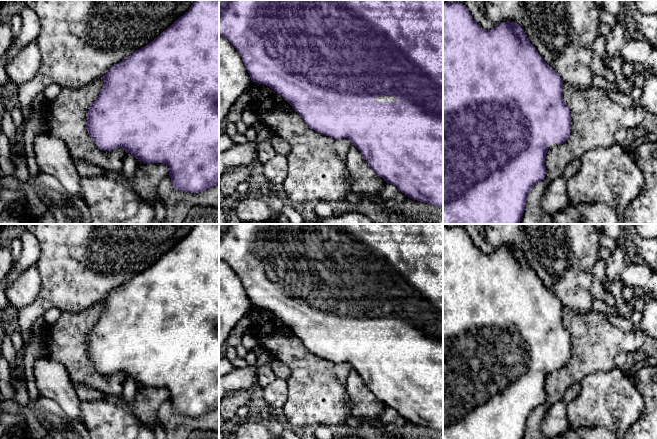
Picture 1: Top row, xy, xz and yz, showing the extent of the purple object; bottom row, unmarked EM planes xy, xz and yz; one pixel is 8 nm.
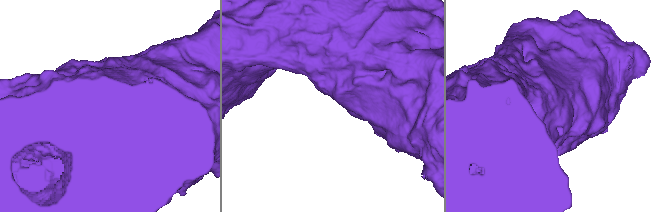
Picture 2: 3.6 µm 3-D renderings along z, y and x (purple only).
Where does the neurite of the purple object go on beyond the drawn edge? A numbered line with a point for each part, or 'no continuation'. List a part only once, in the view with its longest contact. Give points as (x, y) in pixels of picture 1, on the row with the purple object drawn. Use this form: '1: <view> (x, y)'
1: xz (384, 98)

